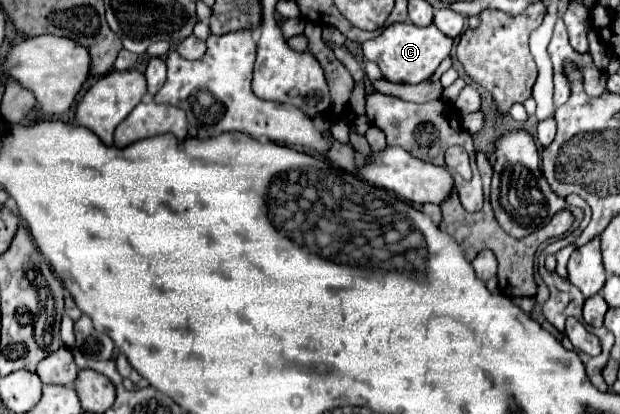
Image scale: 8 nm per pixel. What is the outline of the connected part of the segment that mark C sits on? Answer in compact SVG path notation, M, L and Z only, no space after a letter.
M396 22L396 24L386 26L380 36L366 40L362 44L362 52L364 52L366 60L372 60L380 66L382 76L388 82L418 84L436 72L440 62L450 54L452 44L454 44L454 40L444 36L434 24L430 24L428 28L418 28L414 24Z

